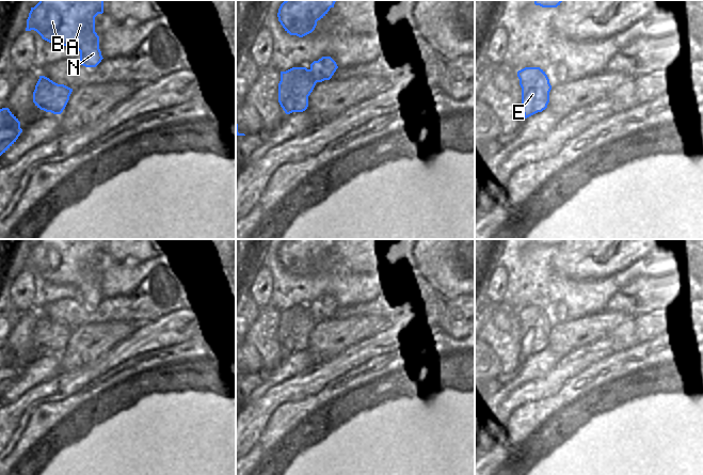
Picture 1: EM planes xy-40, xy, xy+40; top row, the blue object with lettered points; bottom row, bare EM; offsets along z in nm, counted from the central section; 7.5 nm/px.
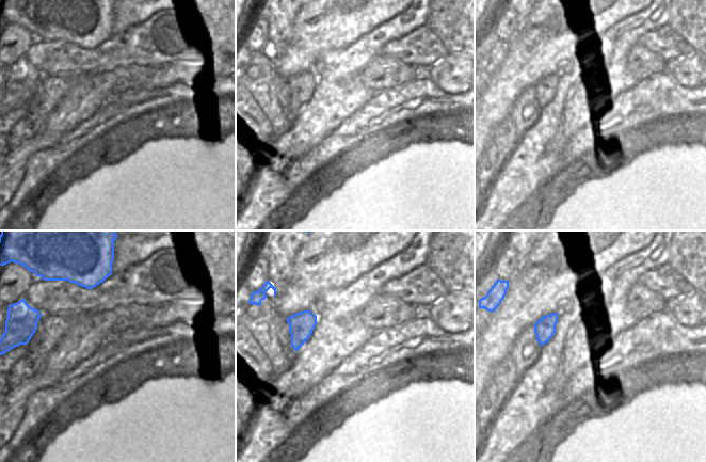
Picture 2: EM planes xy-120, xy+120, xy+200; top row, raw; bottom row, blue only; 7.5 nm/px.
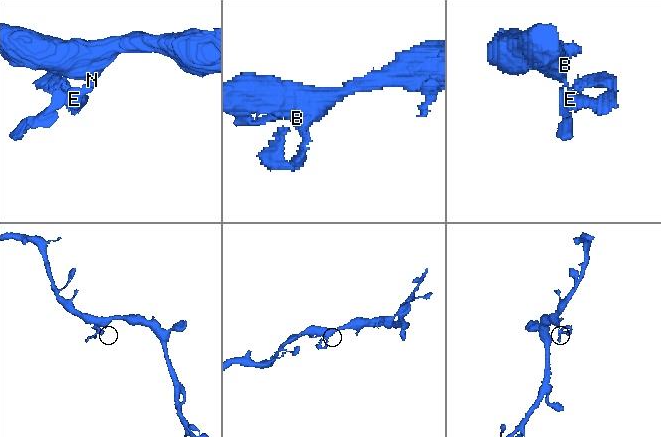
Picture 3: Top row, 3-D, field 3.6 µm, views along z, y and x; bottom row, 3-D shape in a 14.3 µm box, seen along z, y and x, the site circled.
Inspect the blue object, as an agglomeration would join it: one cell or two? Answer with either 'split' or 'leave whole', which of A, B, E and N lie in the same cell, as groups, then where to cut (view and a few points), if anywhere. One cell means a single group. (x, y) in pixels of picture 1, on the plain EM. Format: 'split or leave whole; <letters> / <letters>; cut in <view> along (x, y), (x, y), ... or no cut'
split; A B N / E; cut in xy along (309, 309), (317, 320)

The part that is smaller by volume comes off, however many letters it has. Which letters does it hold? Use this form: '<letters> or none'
E

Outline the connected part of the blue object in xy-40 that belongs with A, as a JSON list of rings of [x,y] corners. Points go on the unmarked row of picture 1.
[[[39,239],[31,247],[26,270],[36,270],[43,279],[55,285],[68,285],[80,290],[80,303],[96,306],[101,299],[95,256],[103,252],[103,239]]]

